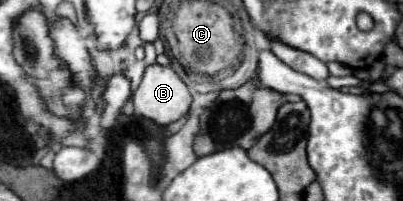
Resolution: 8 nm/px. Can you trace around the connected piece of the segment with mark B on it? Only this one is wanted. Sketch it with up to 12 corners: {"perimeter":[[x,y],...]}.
{"perimeter":[[148,66],[136,92],[140,116],[166,126],[192,96],[170,66]]}

